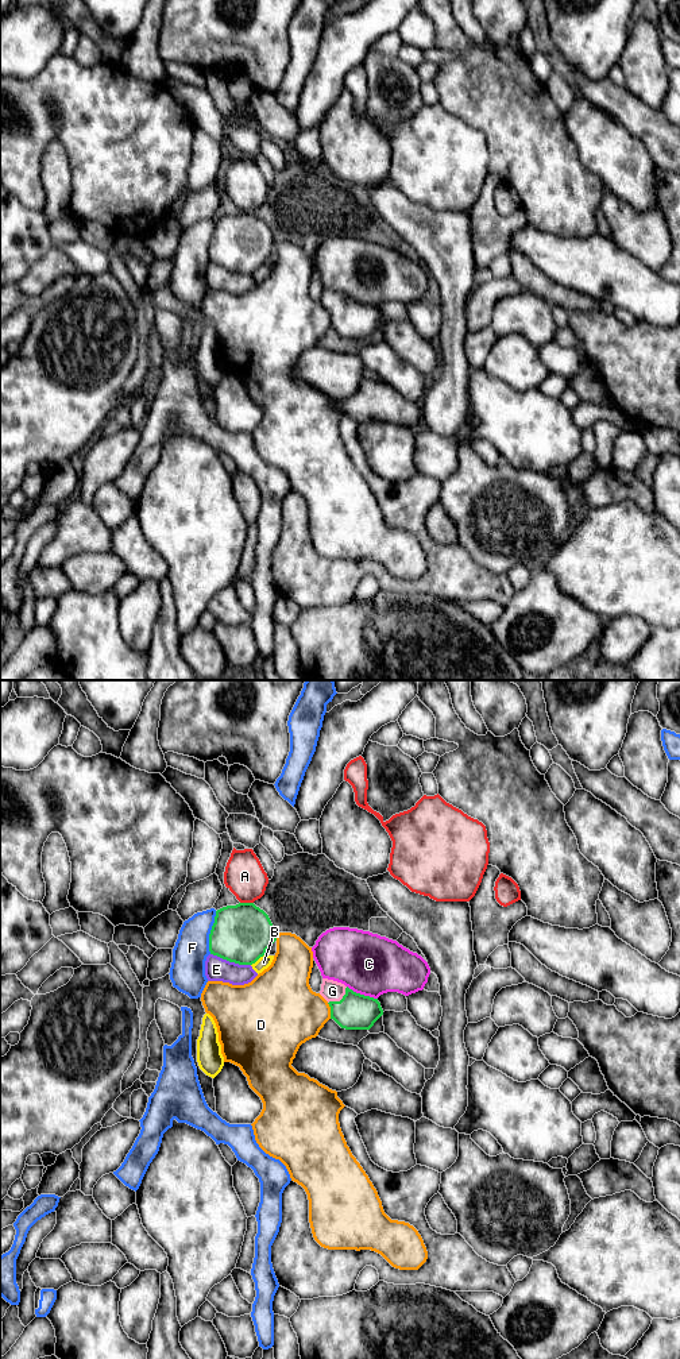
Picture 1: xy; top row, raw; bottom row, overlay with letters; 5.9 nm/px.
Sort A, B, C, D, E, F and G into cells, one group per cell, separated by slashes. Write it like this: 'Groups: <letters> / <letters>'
Groups: A / B / C / D / E / F / G

